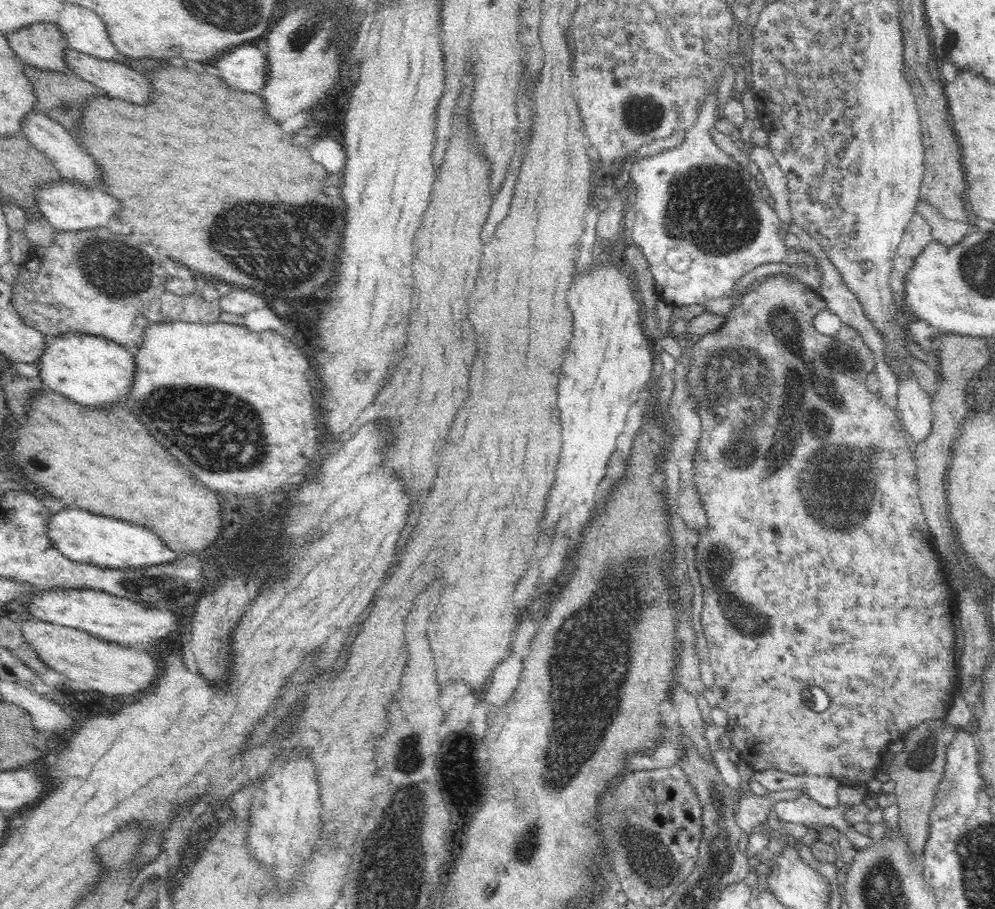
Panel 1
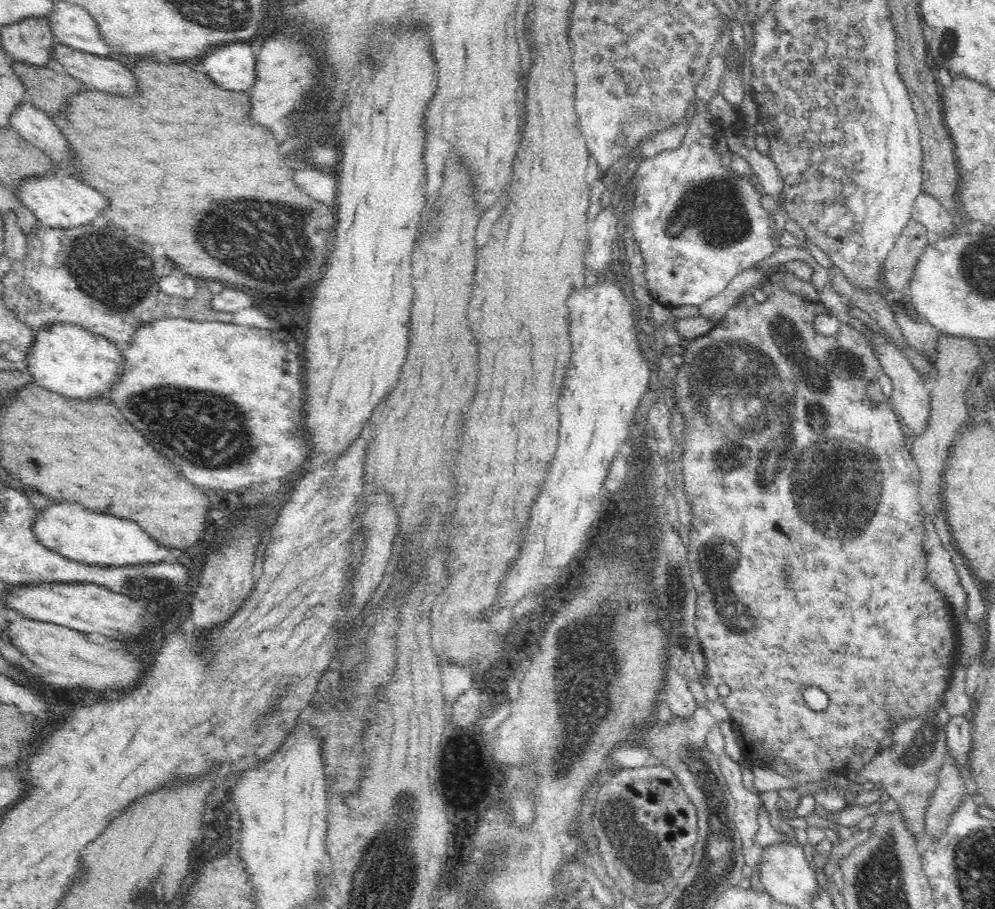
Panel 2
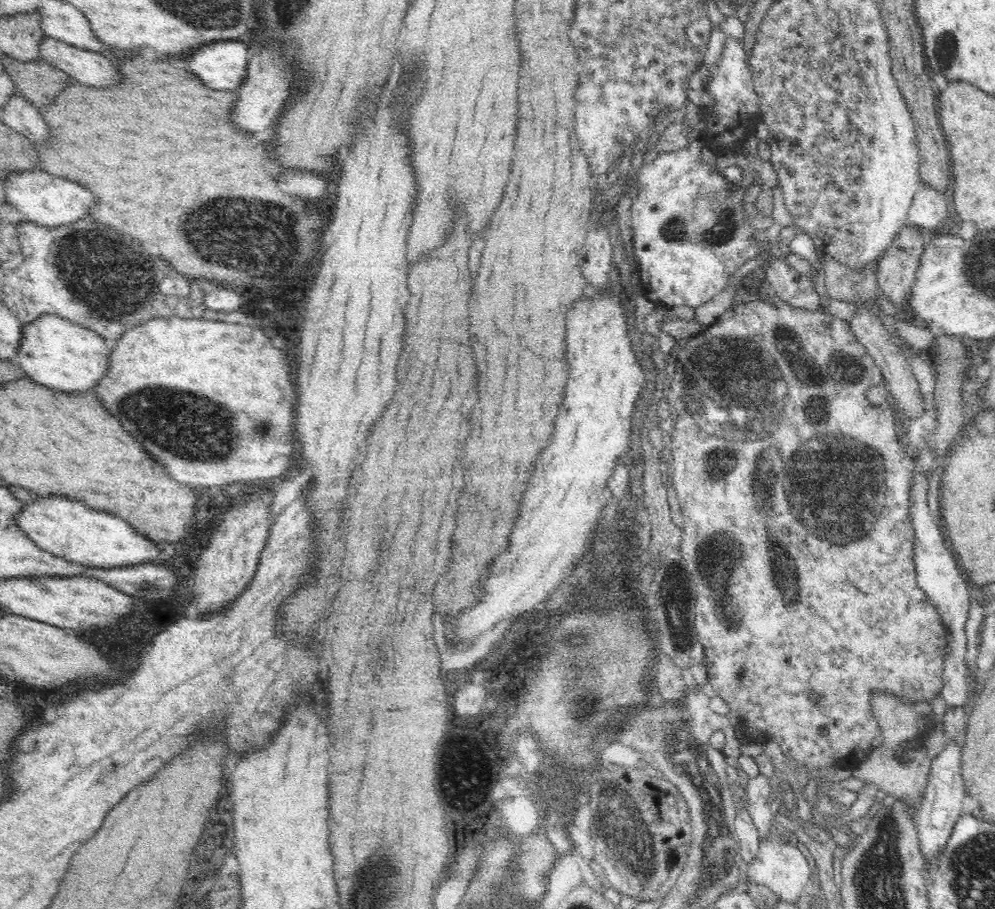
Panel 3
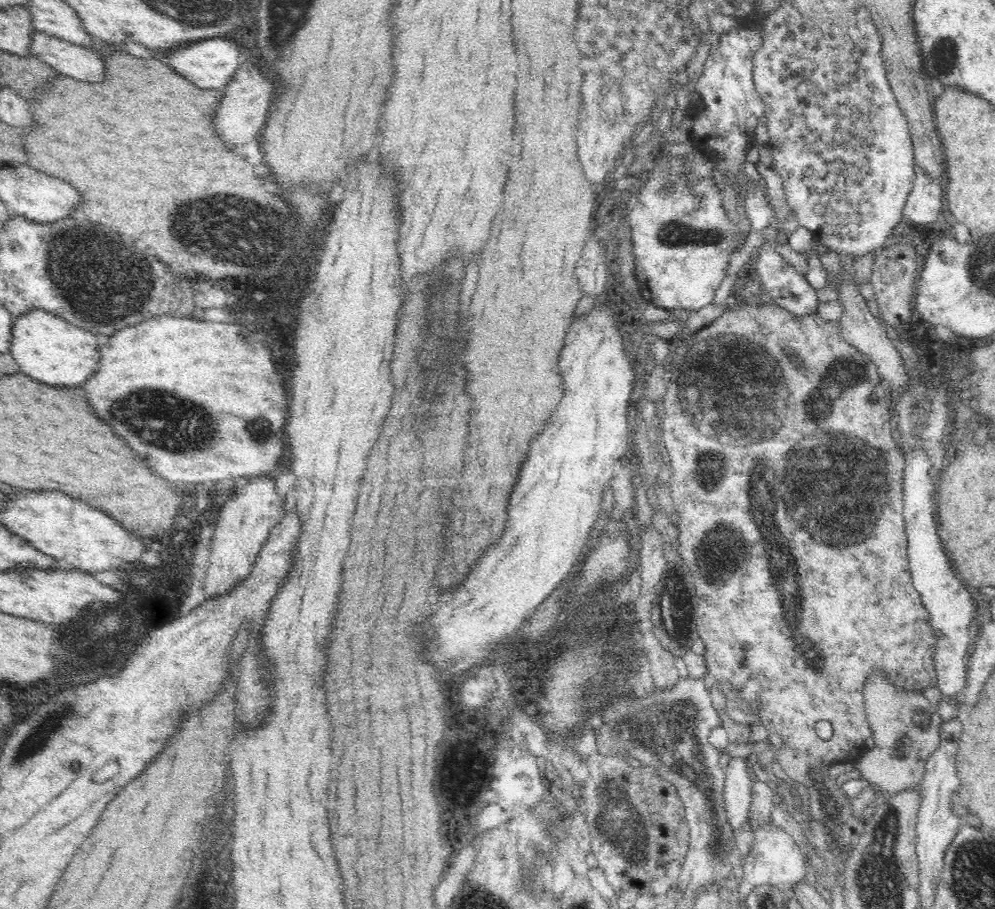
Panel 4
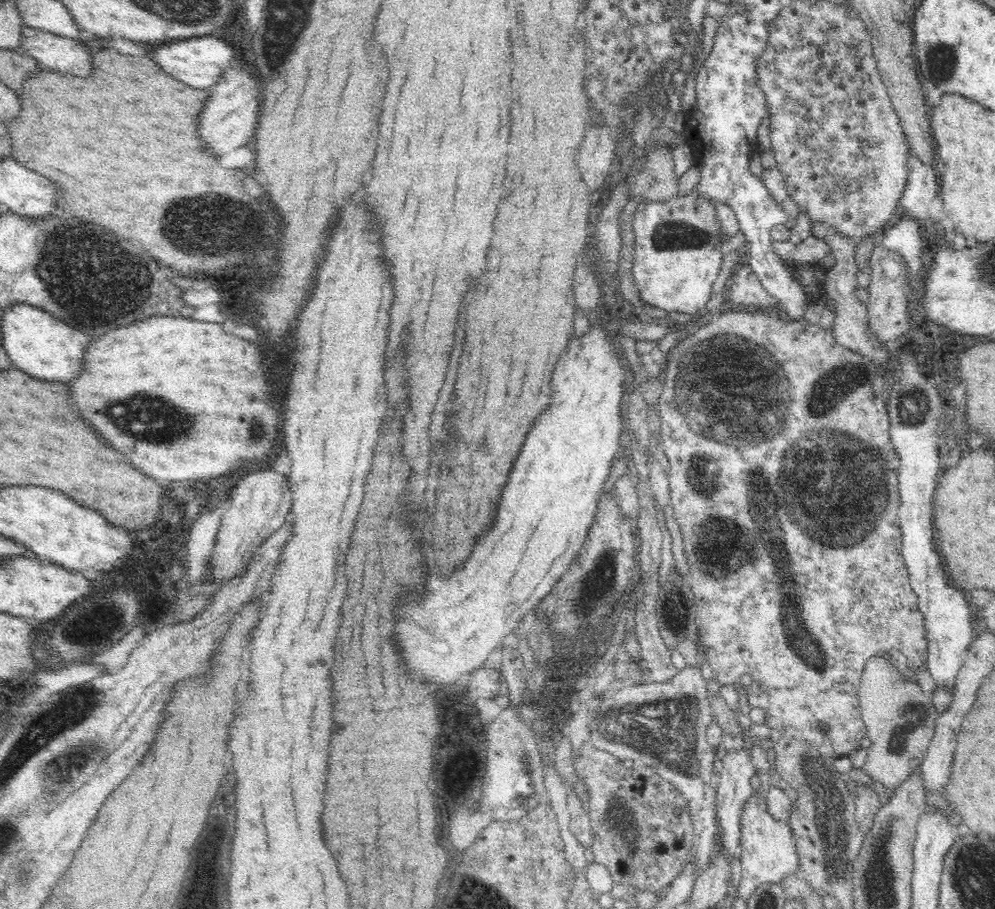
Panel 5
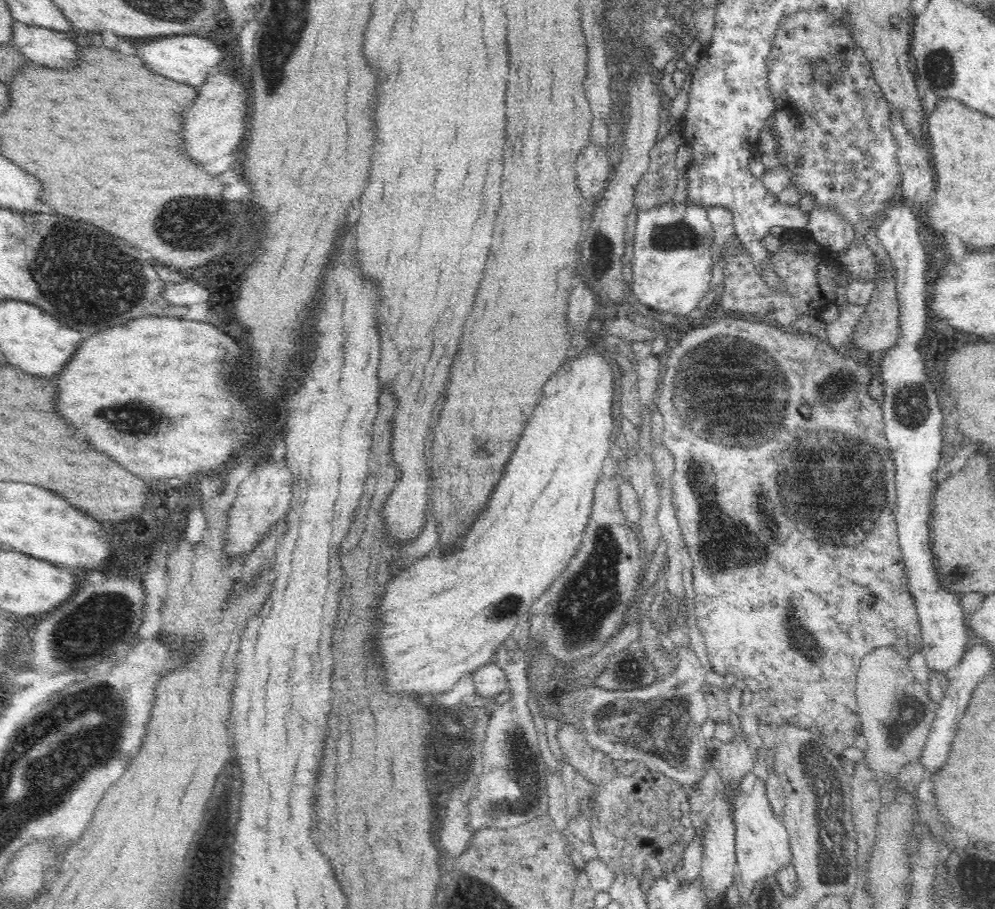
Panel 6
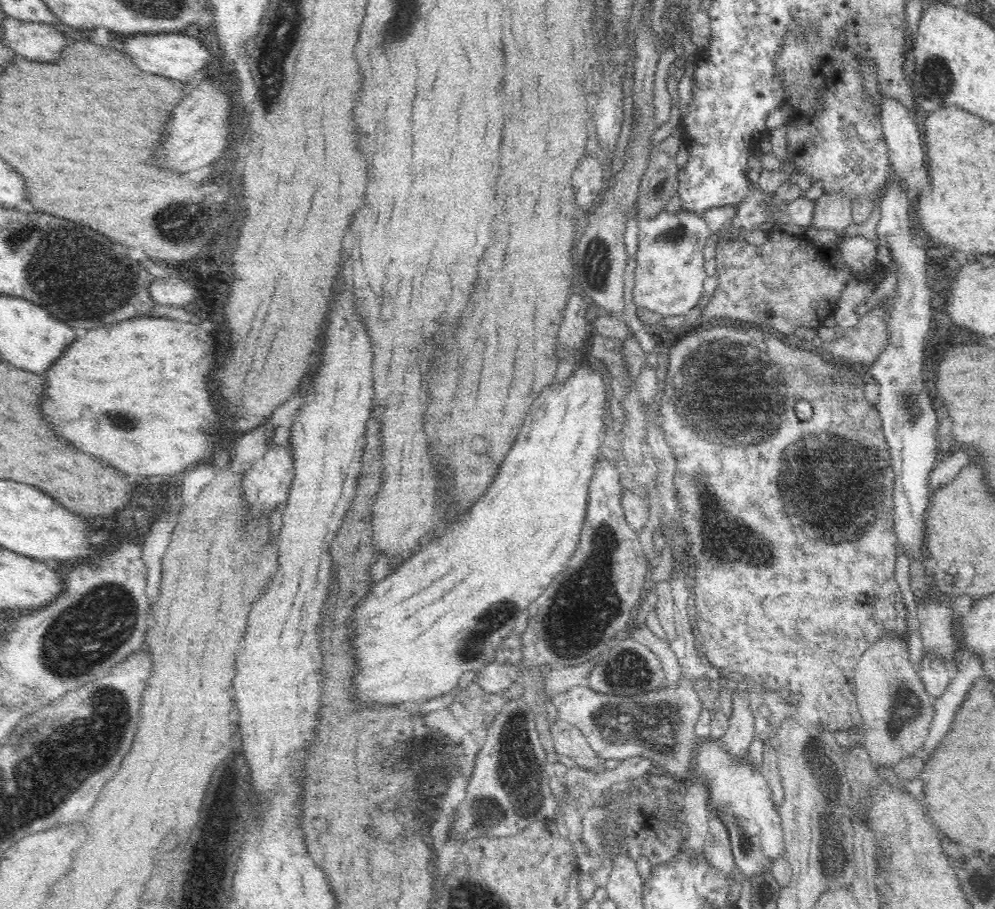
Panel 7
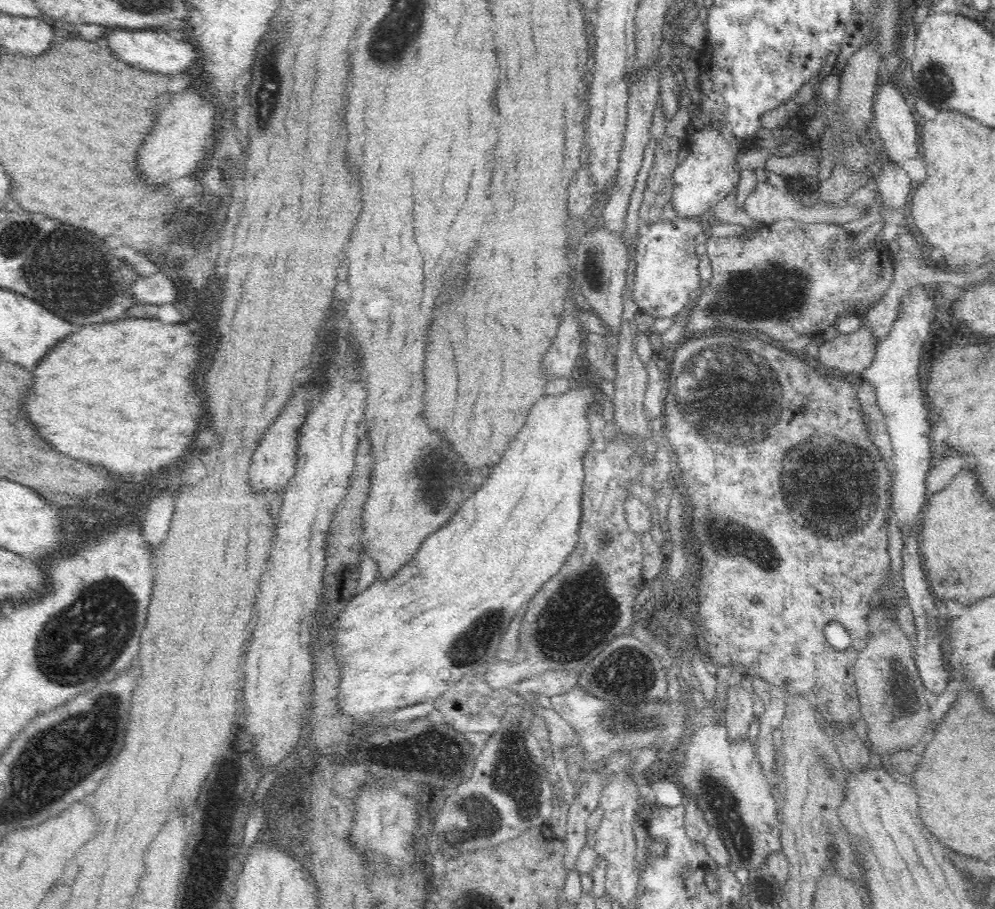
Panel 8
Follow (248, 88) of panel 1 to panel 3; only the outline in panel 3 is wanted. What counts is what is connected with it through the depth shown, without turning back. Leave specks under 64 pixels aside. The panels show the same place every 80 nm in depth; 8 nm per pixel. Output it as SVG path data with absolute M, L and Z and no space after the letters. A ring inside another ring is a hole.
M212 42L188 54L186 70L193 72L208 88L236 90L247 73L248 50L242 42Z

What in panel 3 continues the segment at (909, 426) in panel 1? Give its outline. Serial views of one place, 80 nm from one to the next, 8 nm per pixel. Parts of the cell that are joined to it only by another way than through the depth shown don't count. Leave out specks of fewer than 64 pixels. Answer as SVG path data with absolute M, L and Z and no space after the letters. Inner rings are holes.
M855 304L855 307L857 311L847 321L847 329L860 341L860 344L880 367L882 376L888 385L886 388L889 391L890 401L895 403L900 410L903 410L910 420L918 420L924 413L924 400L922 393L920 393L918 381L916 381L903 351L894 343L894 338L886 331L876 315L872 315L868 308L863 305Z

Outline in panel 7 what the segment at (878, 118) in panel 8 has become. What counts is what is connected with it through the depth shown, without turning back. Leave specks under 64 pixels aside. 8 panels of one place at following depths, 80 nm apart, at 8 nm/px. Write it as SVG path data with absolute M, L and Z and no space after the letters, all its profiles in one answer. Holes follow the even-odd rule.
M879 95L880 117L882 117L882 131L888 147L888 154L892 163L896 178L902 180L908 185L907 194L914 200L922 192L930 188L928 182L928 166L926 165L927 157L922 150L922 138L920 130L917 130L916 120L905 121L906 109L896 99Z

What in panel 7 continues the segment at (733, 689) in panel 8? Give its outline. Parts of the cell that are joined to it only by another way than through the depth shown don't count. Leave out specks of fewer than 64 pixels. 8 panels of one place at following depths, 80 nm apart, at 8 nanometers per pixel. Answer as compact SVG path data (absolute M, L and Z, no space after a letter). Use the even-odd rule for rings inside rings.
M738 688L731 696L732 715L728 722L728 731L721 738L722 747L736 759L748 755L748 748L754 734L754 716L750 710L750 702L746 698L746 692L740 692Z

